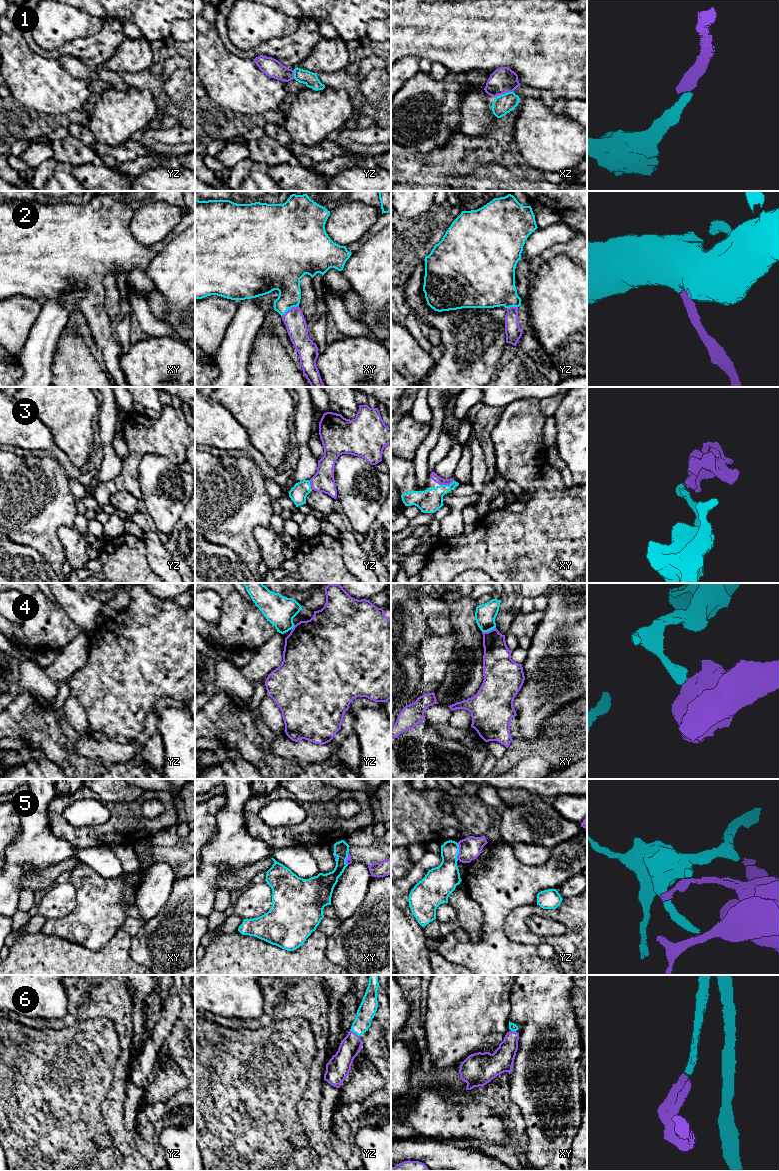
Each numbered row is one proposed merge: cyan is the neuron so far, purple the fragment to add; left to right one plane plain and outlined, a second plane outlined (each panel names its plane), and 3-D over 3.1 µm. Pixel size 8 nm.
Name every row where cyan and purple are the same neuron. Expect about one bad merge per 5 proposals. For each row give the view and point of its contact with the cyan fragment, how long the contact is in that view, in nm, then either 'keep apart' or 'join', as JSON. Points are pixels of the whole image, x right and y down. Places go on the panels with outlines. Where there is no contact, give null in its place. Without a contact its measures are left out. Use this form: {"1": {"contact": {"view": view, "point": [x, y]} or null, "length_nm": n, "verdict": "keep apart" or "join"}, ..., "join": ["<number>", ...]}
{"1": {"contact": {"view": "xz", "point": [505, 93]}, "length_nm": 160, "verdict": "join"}, "2": {"contact": {"view": "xy", "point": [289, 308]}, "length_nm": 170, "verdict": "join"}, "3": {"contact": {"view": "xy", "point": [446, 485]}, "length_nm": 120, "verdict": "join"}, "4": {"contact": {"view": "xy", "point": [488, 630]}, "length_nm": 120, "verdict": "keep apart"}, "5": {"contact": {"view": "yz", "point": [458, 851]}, "length_nm": 140, "verdict": "keep apart"}, "6": {"contact": {"view": "yz", "point": [354, 1032]}, "length_nm": 90, "verdict": "join"}, "join": ["1", "2", "3", "6"]}

